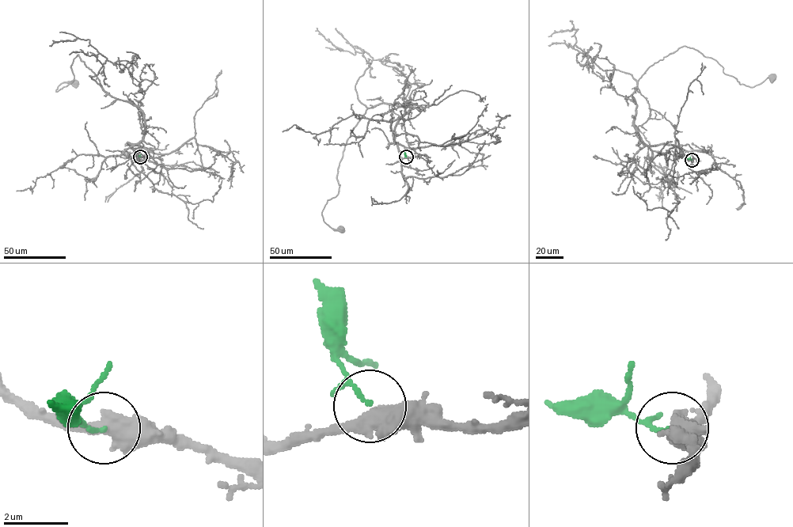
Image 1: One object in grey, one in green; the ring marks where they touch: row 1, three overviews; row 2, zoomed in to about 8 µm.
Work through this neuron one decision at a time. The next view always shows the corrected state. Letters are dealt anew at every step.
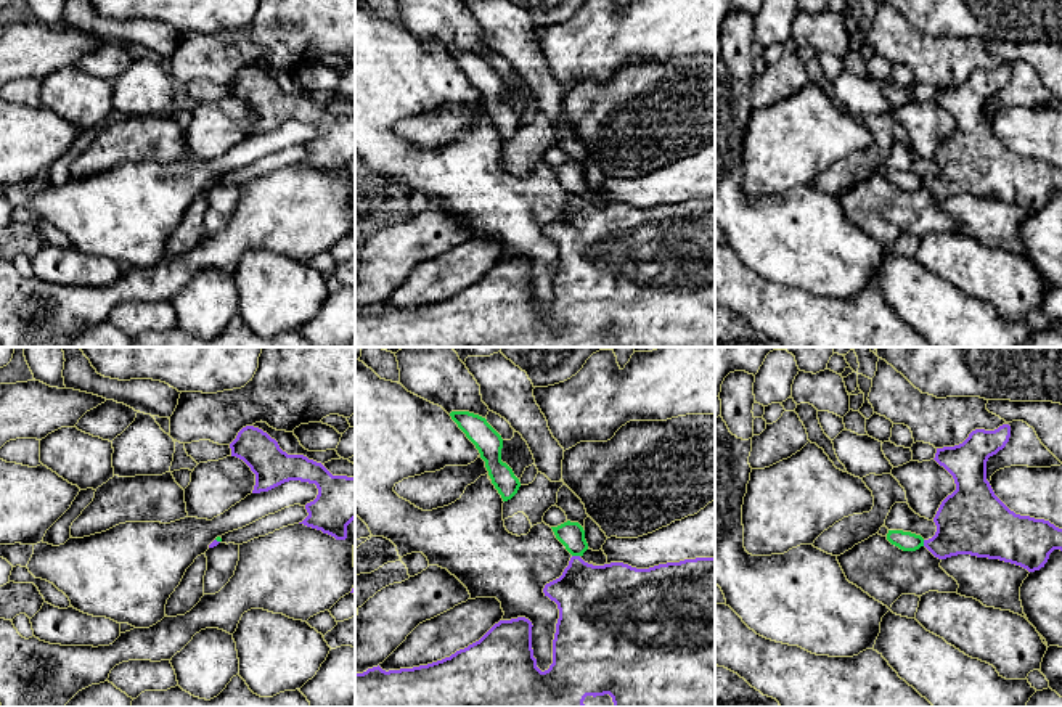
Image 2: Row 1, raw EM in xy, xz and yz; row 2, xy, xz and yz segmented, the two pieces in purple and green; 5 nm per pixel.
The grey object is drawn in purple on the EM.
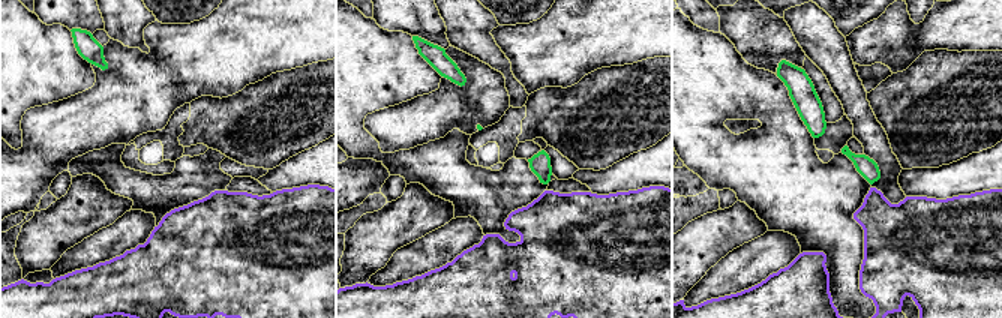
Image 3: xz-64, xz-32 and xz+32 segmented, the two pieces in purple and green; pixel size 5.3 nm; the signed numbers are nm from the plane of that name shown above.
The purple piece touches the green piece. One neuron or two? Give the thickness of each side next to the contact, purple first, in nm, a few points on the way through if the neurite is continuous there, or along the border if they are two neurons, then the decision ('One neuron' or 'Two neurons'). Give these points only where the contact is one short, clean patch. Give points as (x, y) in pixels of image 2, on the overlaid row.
Thickness 360 nm (purple) against 130 nm. Boundary: xz (572, 555), (579, 556). Two neurons

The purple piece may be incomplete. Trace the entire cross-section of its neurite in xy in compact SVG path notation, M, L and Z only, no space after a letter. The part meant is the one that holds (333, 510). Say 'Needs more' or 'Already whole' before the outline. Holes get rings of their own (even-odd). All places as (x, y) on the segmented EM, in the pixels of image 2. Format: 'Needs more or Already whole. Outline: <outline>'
Already whole. Outline: M254 426L243 427L230 443L230 448L231 456L243 460L255 474L252 493L268 492L289 480L315 484L318 495L305 505L308 516L299 524L321 530L336 540L347 538L347 525L355 519L355 477L333 476L321 463L304 455L288 455L275 439Z

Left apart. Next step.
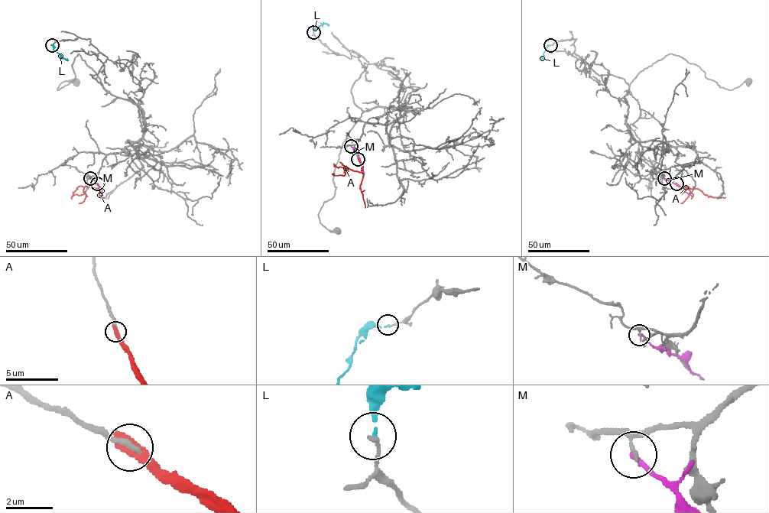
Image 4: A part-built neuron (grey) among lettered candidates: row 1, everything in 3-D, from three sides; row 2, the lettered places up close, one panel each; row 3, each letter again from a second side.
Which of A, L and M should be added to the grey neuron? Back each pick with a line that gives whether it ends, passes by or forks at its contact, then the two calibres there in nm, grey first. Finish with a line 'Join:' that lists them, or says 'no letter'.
Join: no letter

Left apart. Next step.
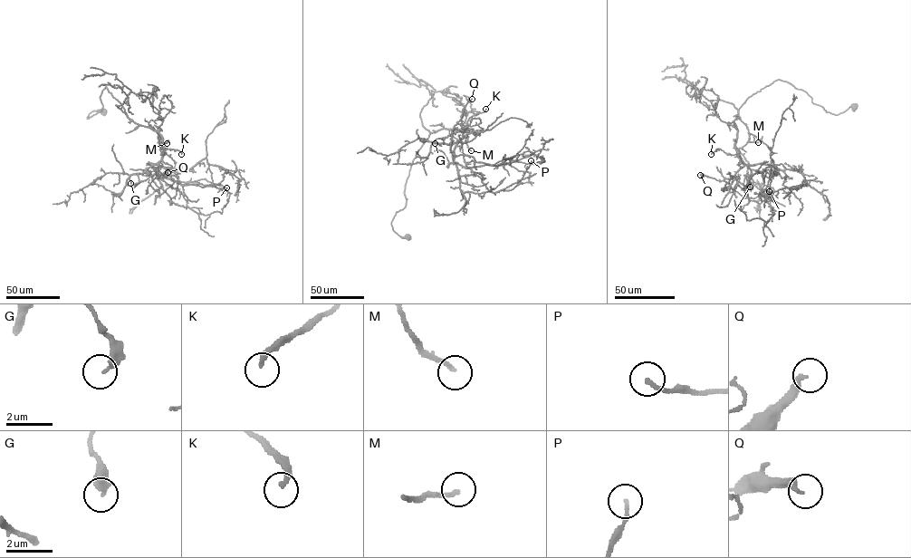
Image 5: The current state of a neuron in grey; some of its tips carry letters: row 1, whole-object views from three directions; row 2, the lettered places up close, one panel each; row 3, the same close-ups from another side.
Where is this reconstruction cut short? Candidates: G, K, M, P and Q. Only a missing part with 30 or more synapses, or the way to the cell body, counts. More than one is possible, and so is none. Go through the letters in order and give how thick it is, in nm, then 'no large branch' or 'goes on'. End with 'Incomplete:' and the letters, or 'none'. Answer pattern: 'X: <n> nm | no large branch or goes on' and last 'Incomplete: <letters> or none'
G: 320 nm | no large branch
K: 240 nm | no large branch
M: 190 nm | no large branch
P: 150 nm | no large branch
Q: 260 nm | no large branch
Incomplete: none

